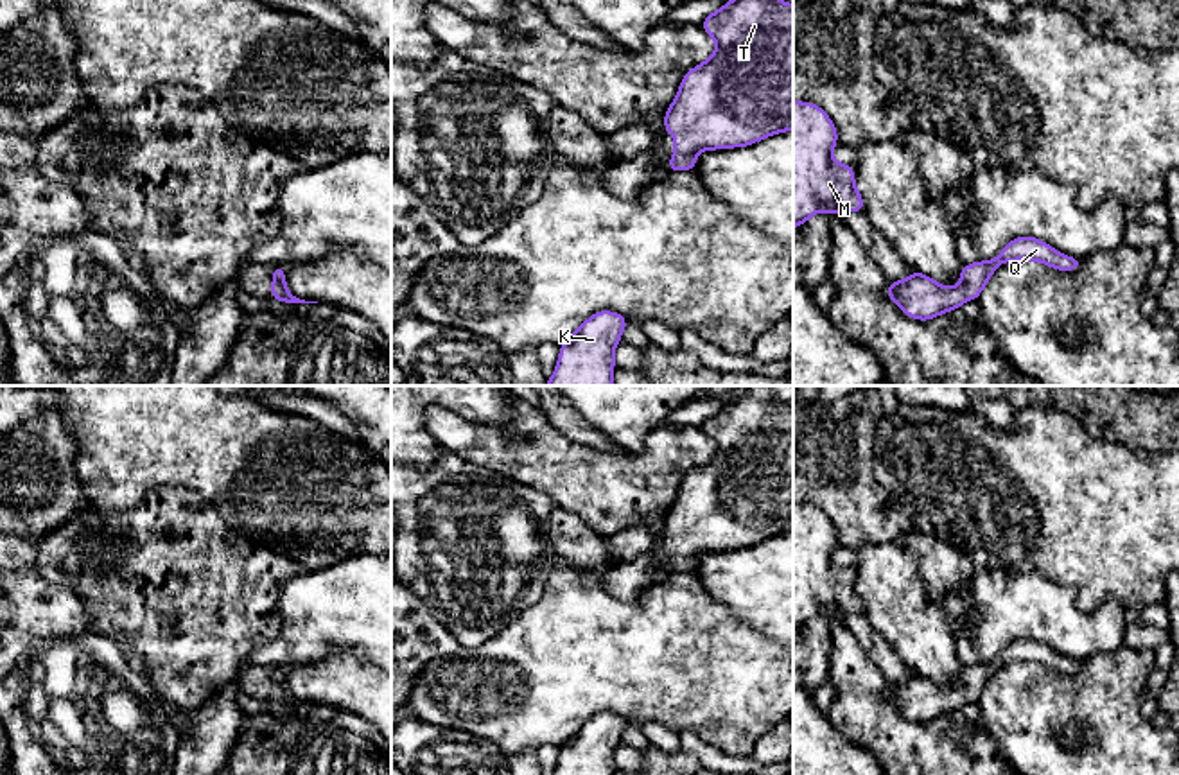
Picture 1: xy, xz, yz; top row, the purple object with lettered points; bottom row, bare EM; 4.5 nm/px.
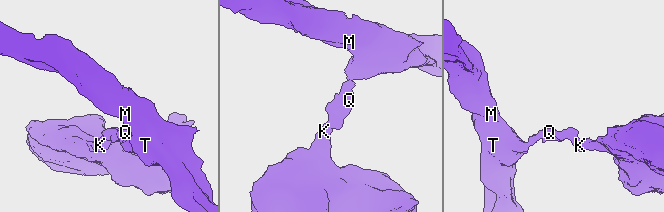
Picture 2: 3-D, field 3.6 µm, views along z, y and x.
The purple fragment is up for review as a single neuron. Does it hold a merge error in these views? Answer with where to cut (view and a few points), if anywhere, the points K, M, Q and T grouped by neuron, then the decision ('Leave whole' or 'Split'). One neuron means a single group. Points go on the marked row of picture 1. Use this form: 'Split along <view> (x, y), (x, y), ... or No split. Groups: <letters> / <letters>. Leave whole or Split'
No split. Groups: K M Q T. Leave whole

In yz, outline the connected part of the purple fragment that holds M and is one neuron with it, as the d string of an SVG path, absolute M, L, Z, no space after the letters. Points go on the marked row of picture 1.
M793 100L793 228L817 212L863 212L854 167L831 158L838 135L827 113Z

